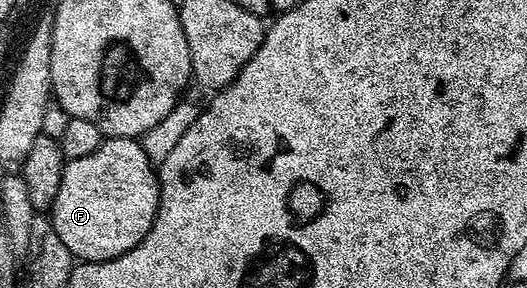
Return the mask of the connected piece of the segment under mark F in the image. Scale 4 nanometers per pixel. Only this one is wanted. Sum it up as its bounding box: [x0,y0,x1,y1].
[49,136,159,264]

